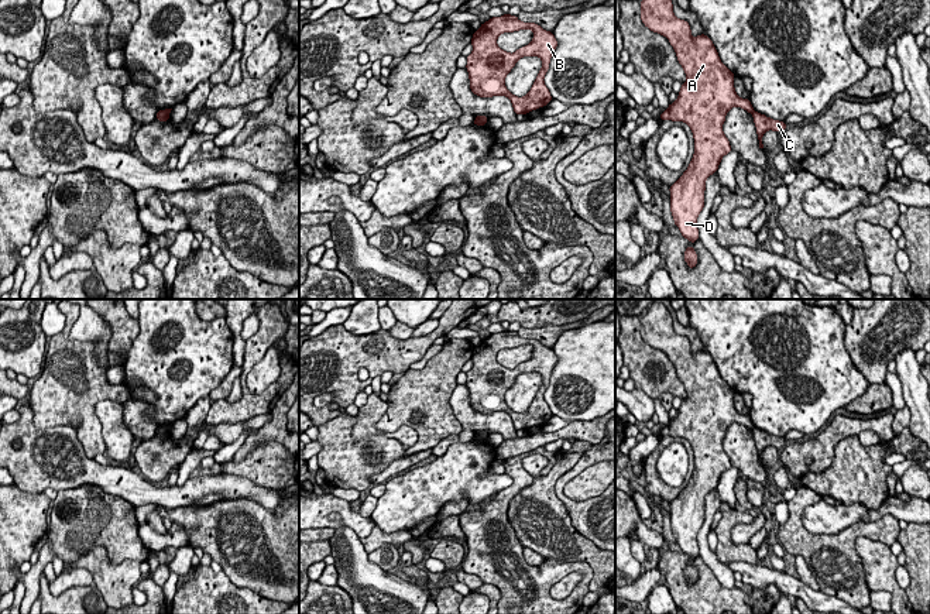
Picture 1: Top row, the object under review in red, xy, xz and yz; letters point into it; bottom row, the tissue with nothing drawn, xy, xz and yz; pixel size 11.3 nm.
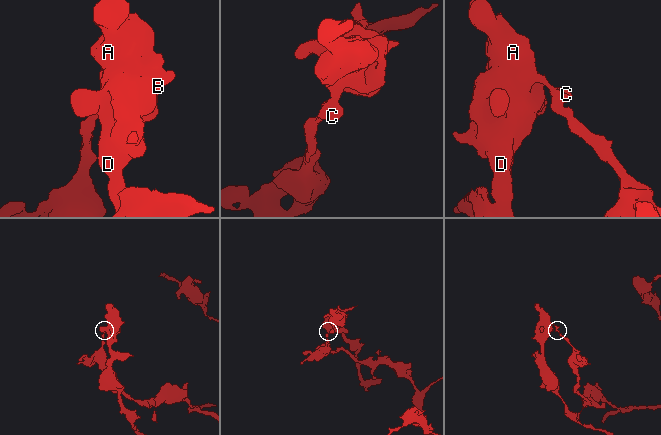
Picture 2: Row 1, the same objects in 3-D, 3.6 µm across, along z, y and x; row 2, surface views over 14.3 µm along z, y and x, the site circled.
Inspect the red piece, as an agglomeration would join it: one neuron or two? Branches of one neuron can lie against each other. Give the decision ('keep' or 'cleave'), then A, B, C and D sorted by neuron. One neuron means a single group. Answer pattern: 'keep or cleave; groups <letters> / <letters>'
cleave; groups A B D / C

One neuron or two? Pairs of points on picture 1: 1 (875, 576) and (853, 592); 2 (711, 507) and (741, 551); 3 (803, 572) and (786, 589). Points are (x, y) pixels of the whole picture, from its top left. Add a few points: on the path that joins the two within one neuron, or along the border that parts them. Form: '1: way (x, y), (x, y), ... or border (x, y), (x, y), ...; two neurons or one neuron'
1: border (857, 551), (865, 585), (871, 590); two neurons
2: border (721, 503), (719, 508); two neurons
3: border (799, 578), (819, 590); two neurons

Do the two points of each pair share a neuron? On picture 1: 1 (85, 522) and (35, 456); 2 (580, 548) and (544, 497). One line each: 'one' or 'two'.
1: two
2: one

